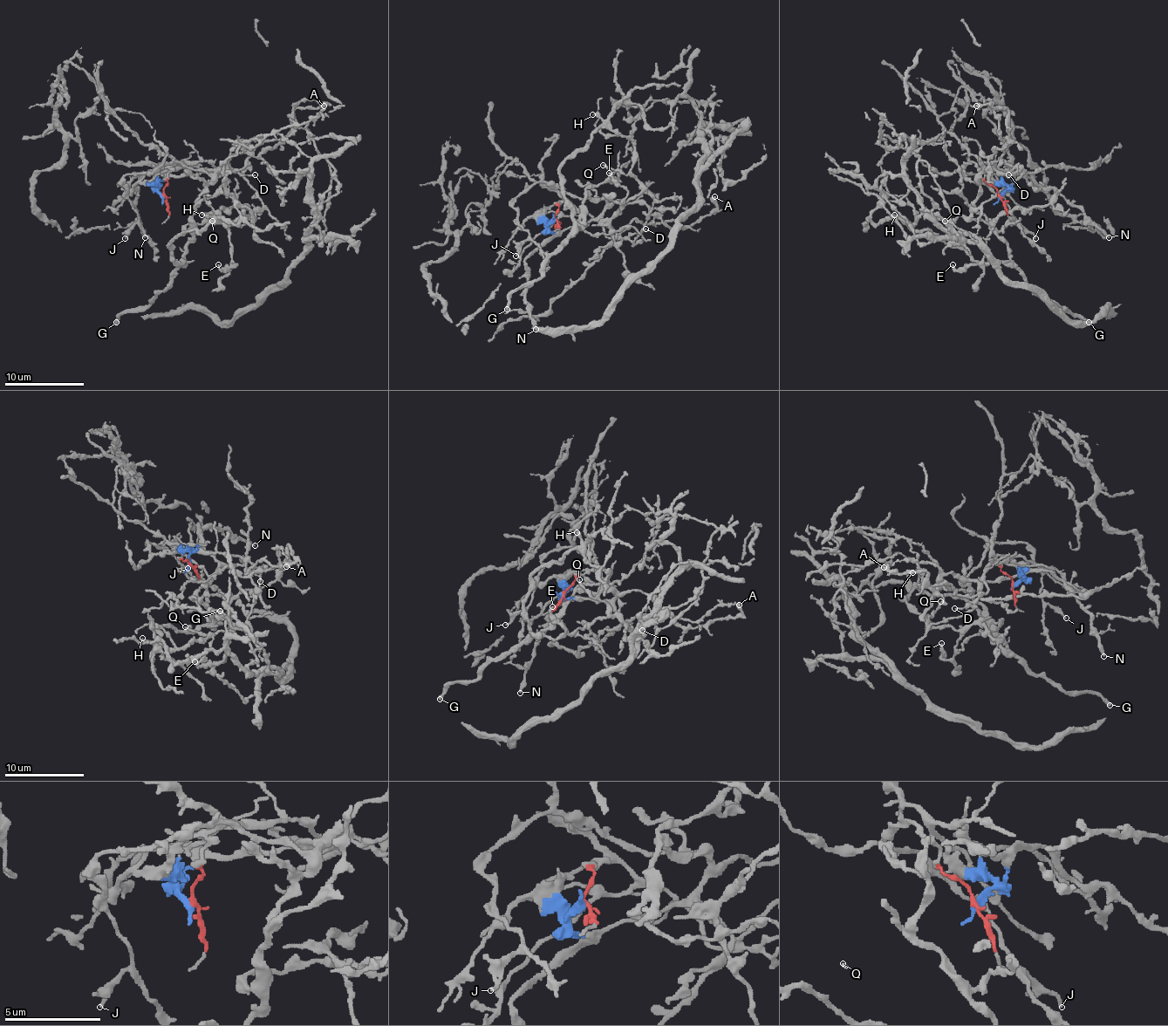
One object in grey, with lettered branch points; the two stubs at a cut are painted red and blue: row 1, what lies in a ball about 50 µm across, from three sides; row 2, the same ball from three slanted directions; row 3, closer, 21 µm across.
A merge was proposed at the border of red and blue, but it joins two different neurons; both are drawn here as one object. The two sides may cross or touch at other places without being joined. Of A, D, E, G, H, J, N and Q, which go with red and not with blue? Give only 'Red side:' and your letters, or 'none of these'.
Red side: D

